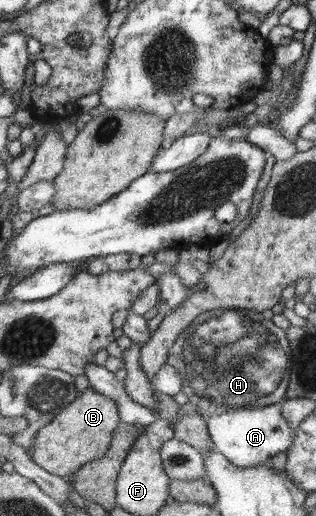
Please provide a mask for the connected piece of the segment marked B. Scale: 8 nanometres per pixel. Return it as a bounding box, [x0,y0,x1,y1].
[29,388,120,479]

